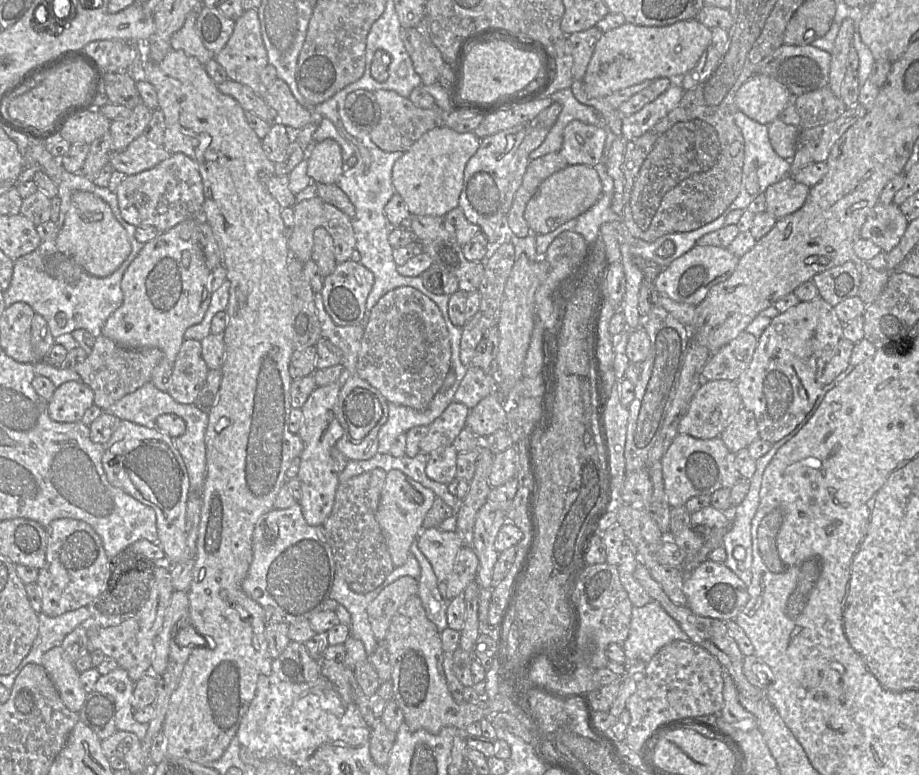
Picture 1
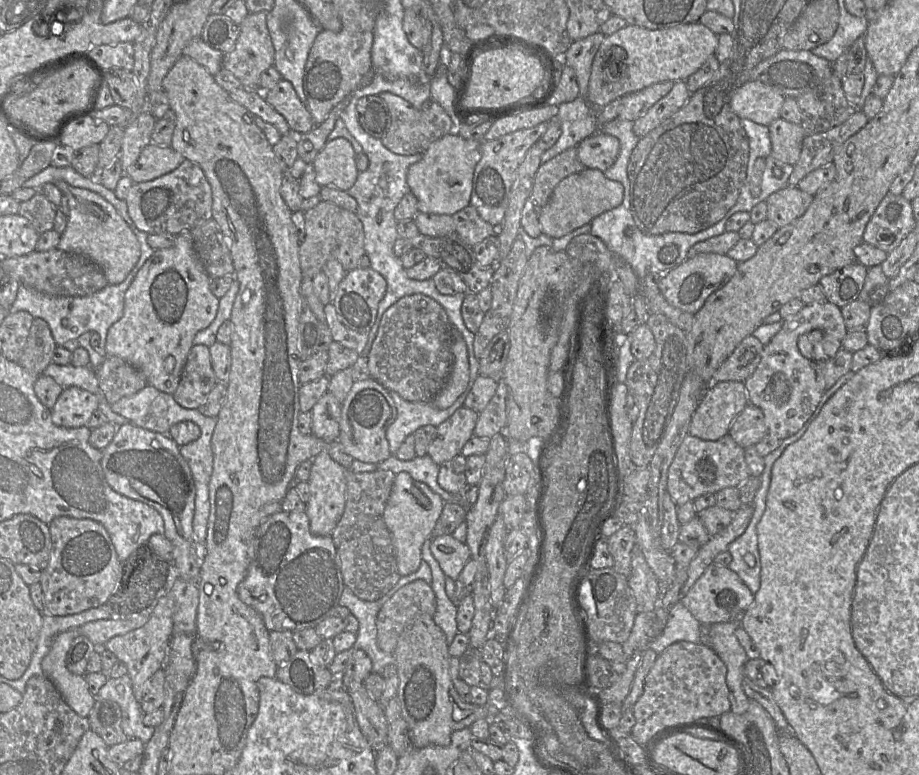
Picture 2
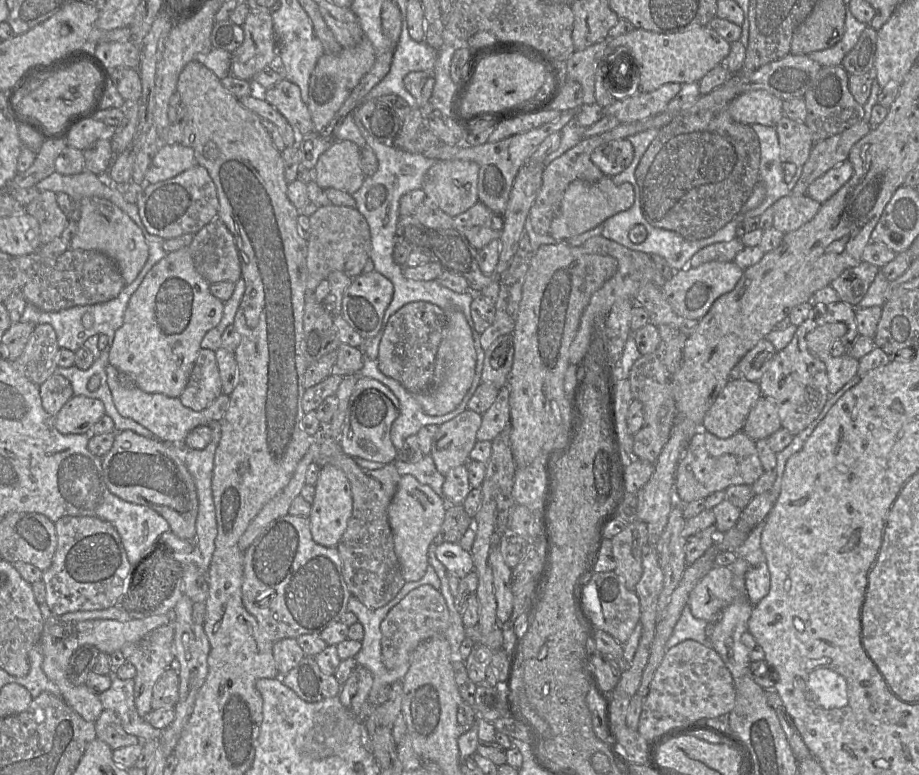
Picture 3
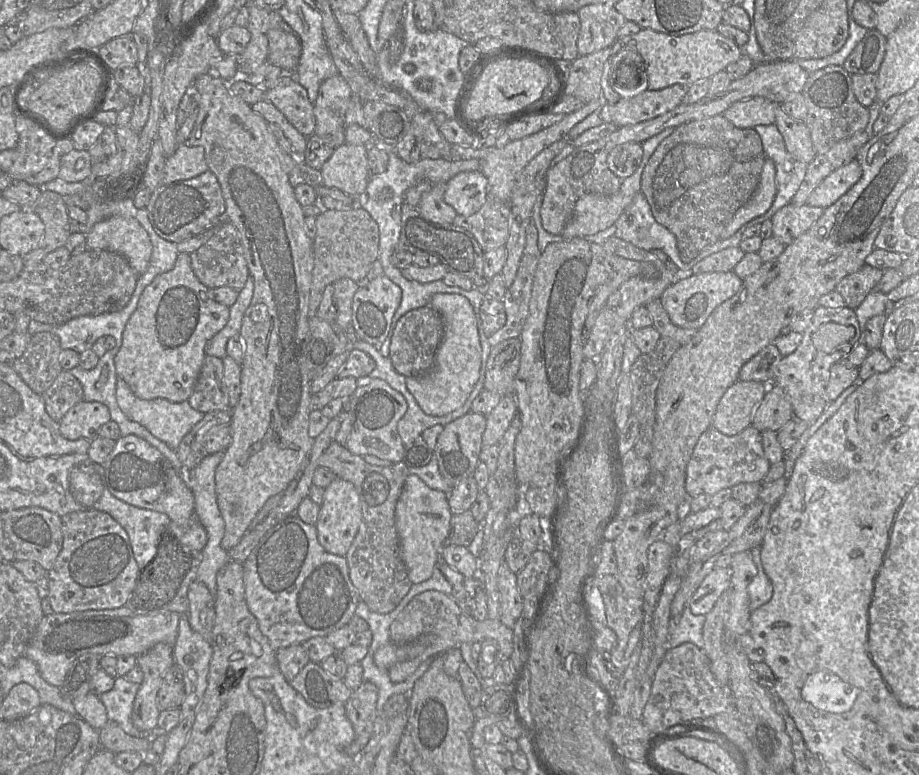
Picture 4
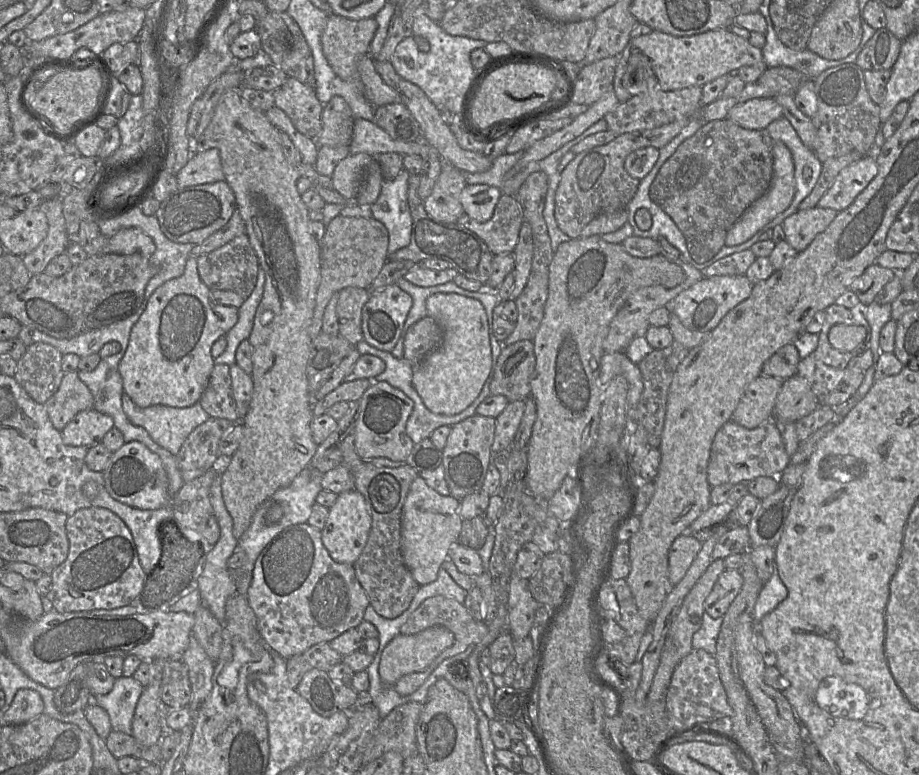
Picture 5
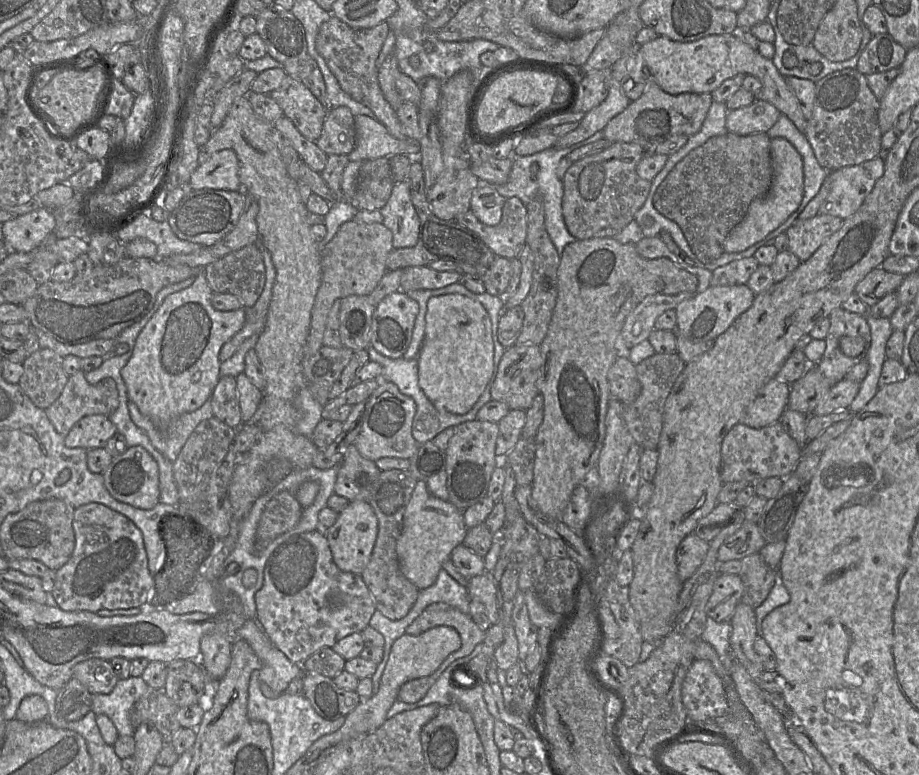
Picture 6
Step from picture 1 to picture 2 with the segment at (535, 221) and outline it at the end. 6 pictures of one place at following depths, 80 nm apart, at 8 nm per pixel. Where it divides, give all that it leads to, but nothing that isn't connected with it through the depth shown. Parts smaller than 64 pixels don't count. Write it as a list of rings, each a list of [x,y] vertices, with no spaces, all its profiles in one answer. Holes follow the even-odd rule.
[[[584,168],[564,178],[553,190],[549,201],[541,209],[539,223],[543,234],[551,238],[563,237],[589,224],[600,214],[622,204],[624,187],[620,182],[608,179],[604,172],[594,168]]]

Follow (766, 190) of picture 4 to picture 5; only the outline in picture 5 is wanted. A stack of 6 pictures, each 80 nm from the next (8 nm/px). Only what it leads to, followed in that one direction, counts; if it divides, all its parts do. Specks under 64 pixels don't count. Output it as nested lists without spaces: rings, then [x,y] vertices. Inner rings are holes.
[[[773,141],[772,156],[773,176],[769,189],[762,197],[753,202],[729,229],[725,246],[736,246],[746,242],[790,206],[796,191],[795,166],[792,154],[782,141]]]

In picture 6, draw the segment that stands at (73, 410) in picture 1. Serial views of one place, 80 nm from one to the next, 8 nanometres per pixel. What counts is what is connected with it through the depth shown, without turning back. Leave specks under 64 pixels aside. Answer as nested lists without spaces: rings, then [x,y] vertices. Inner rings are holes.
[[[105,415],[85,416],[74,424],[64,437],[68,448],[84,448],[87,451],[105,448],[108,440],[117,433],[115,425]]]

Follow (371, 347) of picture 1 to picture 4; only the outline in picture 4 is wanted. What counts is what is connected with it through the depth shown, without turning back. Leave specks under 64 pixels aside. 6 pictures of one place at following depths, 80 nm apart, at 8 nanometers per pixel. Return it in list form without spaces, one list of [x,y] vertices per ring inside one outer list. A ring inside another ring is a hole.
[[[430,305],[405,313],[394,325],[390,337],[388,357],[395,370],[405,377],[418,376],[428,372],[433,366],[444,331],[445,325],[440,313]]]

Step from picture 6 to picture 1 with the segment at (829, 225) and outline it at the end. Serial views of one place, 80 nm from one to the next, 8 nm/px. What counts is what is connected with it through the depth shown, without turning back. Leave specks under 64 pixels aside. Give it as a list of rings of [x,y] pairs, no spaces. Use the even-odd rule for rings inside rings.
[[[785,177],[766,189],[766,211],[777,220],[790,215],[805,204],[809,191],[805,184]]]

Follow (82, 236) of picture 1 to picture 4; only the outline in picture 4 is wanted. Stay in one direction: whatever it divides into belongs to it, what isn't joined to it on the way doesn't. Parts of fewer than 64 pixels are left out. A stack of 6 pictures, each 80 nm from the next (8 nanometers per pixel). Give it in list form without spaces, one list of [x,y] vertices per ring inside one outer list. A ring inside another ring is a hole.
[[[120,216],[96,223],[85,235],[85,245],[123,255],[139,275],[146,272],[152,255],[152,243],[143,227],[133,218]]]

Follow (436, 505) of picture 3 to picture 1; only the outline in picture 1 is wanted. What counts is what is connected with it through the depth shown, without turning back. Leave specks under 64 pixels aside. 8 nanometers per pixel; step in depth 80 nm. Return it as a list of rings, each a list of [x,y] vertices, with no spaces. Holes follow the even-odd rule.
[[[397,469],[387,472],[381,491],[376,520],[380,526],[395,567],[402,566],[411,553],[410,547],[423,529],[423,521],[433,505],[435,493]]]

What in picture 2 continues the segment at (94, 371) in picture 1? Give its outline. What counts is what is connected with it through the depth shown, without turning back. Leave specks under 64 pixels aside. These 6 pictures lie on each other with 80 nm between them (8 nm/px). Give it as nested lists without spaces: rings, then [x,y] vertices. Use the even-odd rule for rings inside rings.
[[[105,356],[102,364],[94,371],[98,386],[110,405],[137,393],[147,385],[145,376],[139,370],[116,356]]]

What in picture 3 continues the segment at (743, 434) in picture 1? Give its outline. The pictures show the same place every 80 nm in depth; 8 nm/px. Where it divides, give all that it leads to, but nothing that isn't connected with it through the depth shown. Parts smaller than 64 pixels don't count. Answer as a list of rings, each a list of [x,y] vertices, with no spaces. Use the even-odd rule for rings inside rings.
[[[760,398],[750,410],[742,431],[753,440],[767,439],[782,428],[776,403]]]

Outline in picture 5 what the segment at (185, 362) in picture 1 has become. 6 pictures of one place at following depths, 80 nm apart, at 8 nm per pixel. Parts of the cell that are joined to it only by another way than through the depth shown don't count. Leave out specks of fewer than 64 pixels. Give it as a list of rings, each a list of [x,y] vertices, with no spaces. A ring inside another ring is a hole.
[[[215,364],[208,385],[198,402],[210,417],[242,424],[233,398],[229,366]]]

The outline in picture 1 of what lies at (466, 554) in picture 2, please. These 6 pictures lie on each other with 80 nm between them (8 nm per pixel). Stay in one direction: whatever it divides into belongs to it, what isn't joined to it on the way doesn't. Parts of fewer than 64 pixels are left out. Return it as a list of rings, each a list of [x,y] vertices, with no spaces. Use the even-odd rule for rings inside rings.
[[[439,527],[422,529],[416,542],[431,563],[439,582],[451,573],[456,556],[464,546],[457,531],[444,531]]]

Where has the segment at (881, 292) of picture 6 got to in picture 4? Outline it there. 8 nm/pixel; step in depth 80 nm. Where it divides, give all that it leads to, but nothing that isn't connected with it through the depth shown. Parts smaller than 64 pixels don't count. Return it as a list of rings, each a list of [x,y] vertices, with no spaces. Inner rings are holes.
[[[863,265],[857,272],[845,276],[836,286],[847,307],[856,309],[867,297],[869,292],[877,287],[883,276],[883,270]]]

